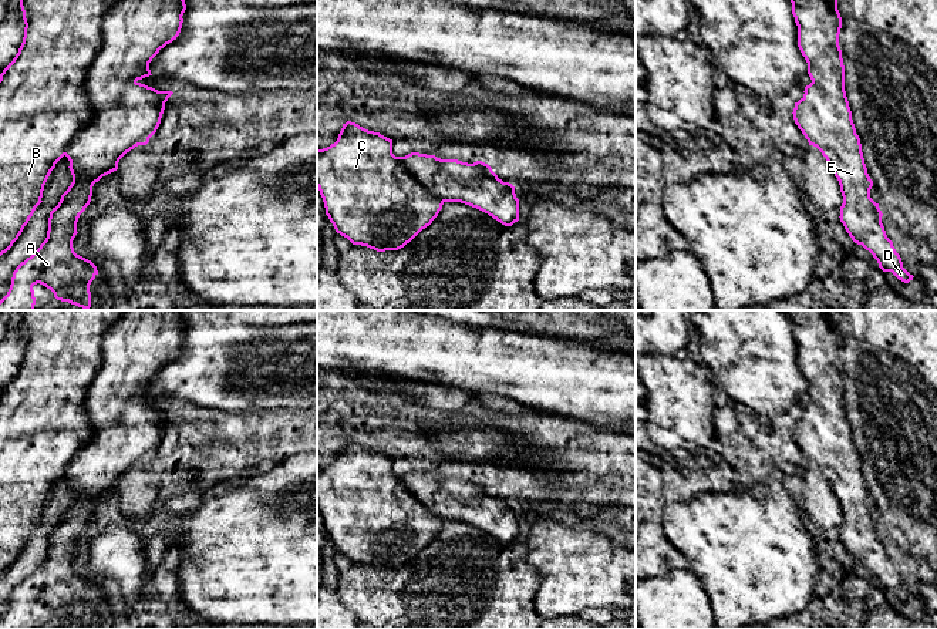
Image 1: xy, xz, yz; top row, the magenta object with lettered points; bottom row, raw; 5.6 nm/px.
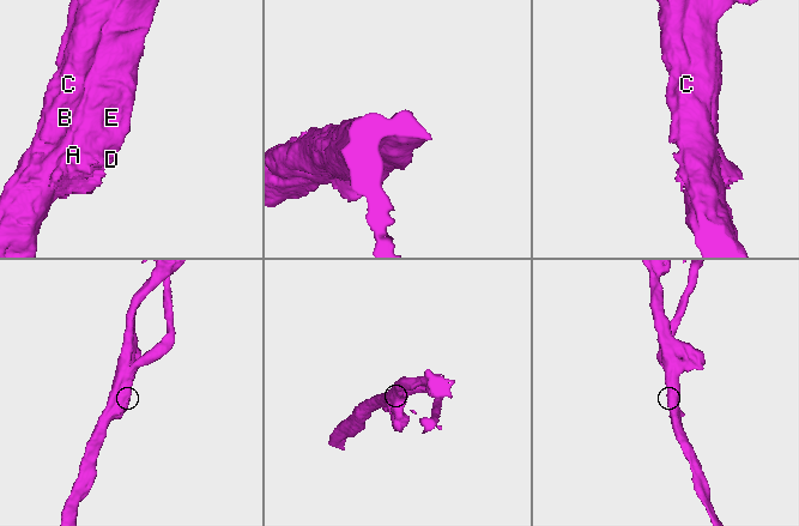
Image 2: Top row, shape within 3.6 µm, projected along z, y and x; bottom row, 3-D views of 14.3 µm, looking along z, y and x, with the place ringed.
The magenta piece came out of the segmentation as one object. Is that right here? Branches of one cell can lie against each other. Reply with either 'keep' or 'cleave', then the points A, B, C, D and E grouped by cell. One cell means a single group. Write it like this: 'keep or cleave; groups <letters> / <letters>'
cleave; groups A D E / B C

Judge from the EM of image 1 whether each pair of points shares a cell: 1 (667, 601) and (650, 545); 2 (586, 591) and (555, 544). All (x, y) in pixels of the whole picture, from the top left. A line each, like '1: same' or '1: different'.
1: different
2: same

